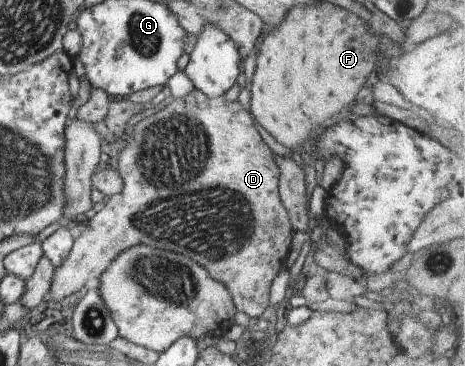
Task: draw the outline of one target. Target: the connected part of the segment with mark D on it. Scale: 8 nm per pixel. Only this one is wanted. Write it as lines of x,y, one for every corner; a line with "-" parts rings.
194,89
184,98
170,98
164,105
160,105
159,110
155,113
136,123
132,132
131,141
127,145
125,145
126,141
123,141
120,145
118,168
115,170
122,180
122,189
119,193
109,196
103,207
98,212
95,212
93,217
86,220
86,225
80,227
80,230
75,234
68,256
63,260
63,263
60,263
58,268
54,269
47,297
57,301
70,293
82,290
81,287
83,285
87,285
89,281
97,279
123,250
134,246
149,246
158,250
175,251
175,253
187,255
189,259
193,259
195,263
205,267
207,273
211,273
210,276
215,278
215,281
220,281
226,285
236,311
242,311
247,317
251,318
257,329
257,319
263,313
263,309
269,304
268,293
271,279
273,279
277,270
283,267
283,261
288,254
287,251
289,251
293,229
290,226
287,212
280,202
277,166
274,161
271,161
269,151
267,151
265,143
261,141
259,133
255,130
251,117
241,108
237,100
227,104
223,96
209,99
201,94
200,91

